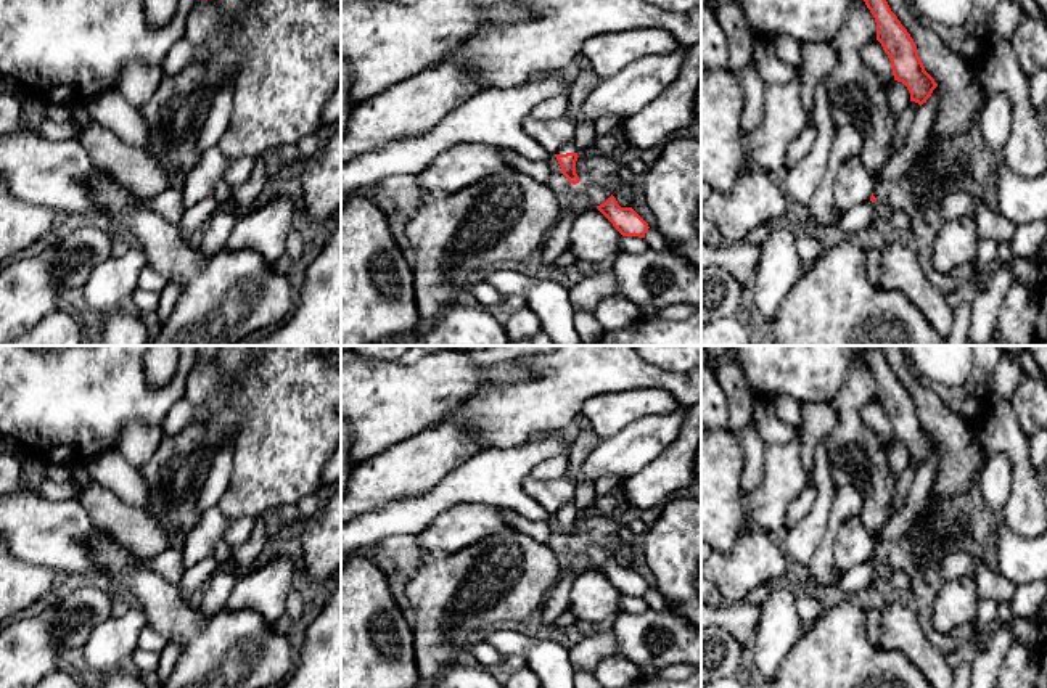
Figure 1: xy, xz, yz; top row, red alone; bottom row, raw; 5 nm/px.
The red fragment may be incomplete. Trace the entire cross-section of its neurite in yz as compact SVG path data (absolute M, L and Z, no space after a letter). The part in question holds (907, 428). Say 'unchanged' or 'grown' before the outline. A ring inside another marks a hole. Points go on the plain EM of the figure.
unchanged; M867 346L862 358L875 378L877 400L891 421L894 440L902 442L910 453L910 461L922 466L938 444L925 431L914 399L891 371L881 346Z

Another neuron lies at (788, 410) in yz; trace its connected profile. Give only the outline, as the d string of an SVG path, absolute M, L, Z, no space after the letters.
M778 395L774 400L780 420L793 428L801 424L801 403L788 395Z

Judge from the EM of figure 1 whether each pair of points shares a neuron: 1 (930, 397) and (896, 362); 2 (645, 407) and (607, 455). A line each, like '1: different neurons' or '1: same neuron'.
1: same neuron
2: different neurons

